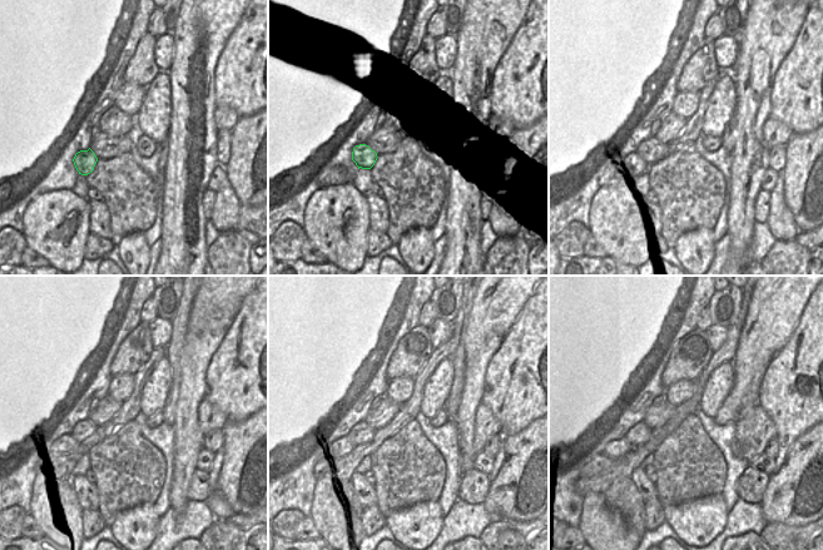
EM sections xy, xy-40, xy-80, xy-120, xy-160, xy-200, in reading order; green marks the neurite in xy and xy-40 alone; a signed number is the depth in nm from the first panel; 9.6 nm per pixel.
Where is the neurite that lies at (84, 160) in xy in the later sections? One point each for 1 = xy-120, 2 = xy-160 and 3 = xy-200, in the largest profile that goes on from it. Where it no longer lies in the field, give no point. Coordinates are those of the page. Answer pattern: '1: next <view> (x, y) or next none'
1: next xy-120 (65, 445)
2: next xy-160 (342, 446)
3: next xy-200 (619, 447)

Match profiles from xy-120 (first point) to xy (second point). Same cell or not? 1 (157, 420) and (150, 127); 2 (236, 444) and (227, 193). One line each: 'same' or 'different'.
1: different
2: different

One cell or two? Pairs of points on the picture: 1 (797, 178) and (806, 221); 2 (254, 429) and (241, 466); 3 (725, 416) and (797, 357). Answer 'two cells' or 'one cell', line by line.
1: one cell
2: one cell
3: two cells

